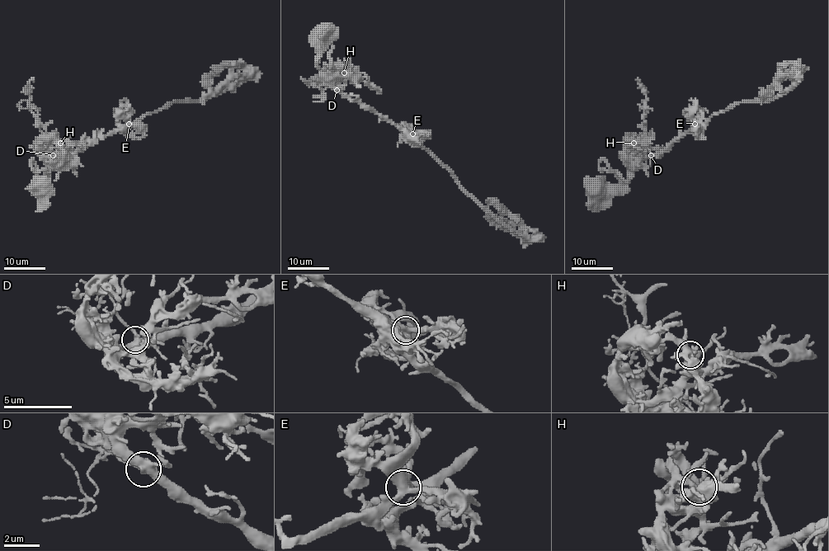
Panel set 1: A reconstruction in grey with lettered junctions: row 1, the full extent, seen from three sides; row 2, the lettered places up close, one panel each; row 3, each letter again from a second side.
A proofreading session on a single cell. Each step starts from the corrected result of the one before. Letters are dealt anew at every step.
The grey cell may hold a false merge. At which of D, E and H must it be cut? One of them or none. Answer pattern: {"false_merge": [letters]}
{"false_merge": ["D"]}

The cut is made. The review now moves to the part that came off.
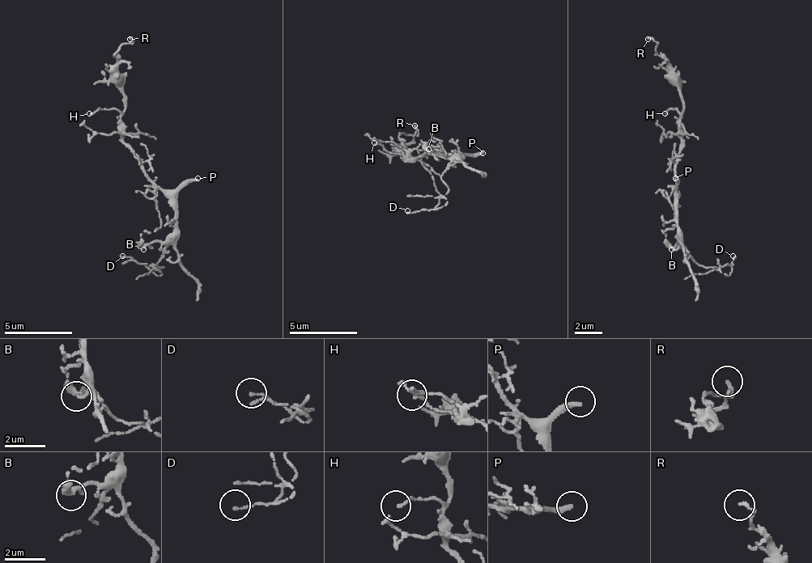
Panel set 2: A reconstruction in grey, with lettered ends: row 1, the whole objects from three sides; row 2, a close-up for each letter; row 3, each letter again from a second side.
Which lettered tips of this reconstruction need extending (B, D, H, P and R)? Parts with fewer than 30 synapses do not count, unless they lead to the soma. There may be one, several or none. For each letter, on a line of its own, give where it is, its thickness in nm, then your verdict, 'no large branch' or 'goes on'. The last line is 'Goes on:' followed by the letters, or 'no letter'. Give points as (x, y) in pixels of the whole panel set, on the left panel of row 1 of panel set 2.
B: at (143, 249); 260 nm thick; no large branch
D: at (122, 256); 120 nm thick; no large branch
H: at (89, 113); 140 nm thick; no large branch
P: at (197, 178); 280 nm thick; goes on
R: at (129, 39); 160 nm thick; no large branch
Goes on: P

